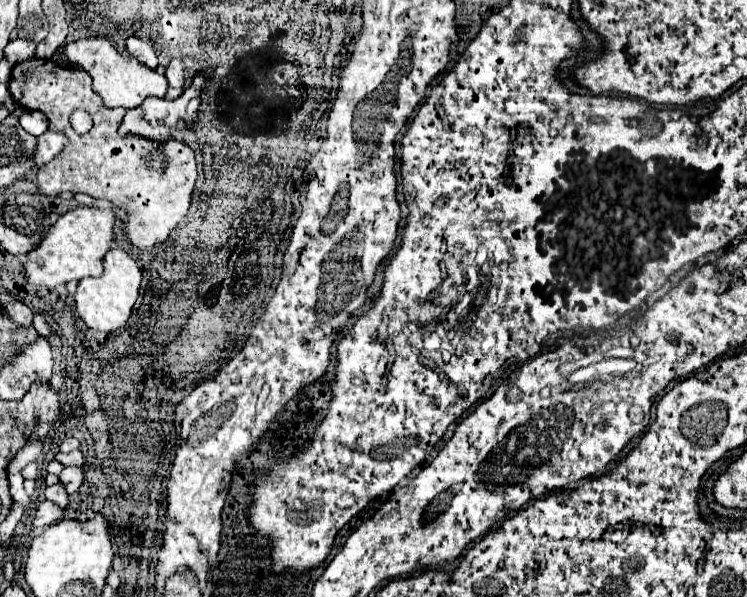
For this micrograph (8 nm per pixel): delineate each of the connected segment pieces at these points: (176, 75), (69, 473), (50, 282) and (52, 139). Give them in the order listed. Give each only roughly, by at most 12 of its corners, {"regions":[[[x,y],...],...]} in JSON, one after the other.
{"regions":[[[173,58],[165,68],[169,90],[165,100],[183,92],[183,62]],[[63,468],[57,478],[67,494],[75,494],[83,484],[81,468]],[[77,206],[25,256],[25,280],[53,288],[101,276],[113,210]],[[47,130],[37,138],[33,162],[49,162],[65,146],[65,136]]]}

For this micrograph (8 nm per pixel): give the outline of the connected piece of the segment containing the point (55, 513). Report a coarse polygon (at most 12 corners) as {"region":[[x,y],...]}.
{"region":[[47,500],[35,506],[31,526],[49,526],[63,516],[55,504]]}

